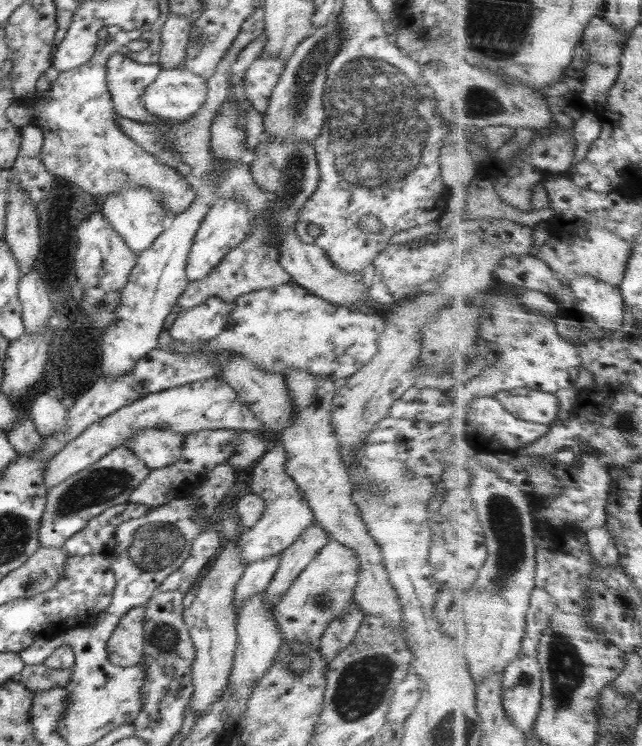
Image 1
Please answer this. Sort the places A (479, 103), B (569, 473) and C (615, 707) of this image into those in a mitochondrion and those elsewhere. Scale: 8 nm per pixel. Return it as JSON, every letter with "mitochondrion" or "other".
{"A":"mitochondrion","B":"other","C":"mitochondrion"}

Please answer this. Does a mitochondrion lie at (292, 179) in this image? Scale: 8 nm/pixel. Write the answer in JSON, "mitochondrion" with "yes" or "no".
{"mitochondrion":"yes"}

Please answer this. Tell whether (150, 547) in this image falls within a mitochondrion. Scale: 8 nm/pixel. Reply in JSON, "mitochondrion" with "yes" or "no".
{"mitochondrion":"yes"}

